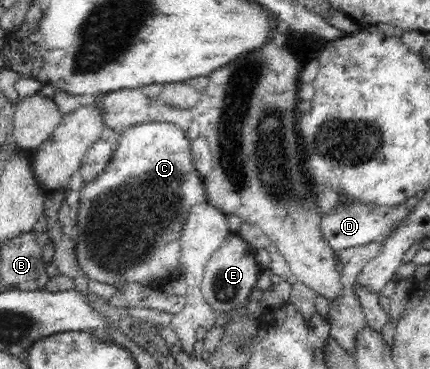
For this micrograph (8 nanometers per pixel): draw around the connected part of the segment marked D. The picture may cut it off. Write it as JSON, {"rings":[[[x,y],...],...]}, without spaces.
{"rings":[[[349,199],[348,206],[339,204],[335,210],[323,213],[320,220],[320,229],[324,239],[330,244],[334,251],[348,249],[350,247],[360,247],[372,242],[381,242],[388,234],[391,234],[409,213],[405,204],[394,207],[384,207],[370,203],[360,203],[357,200]]]}

